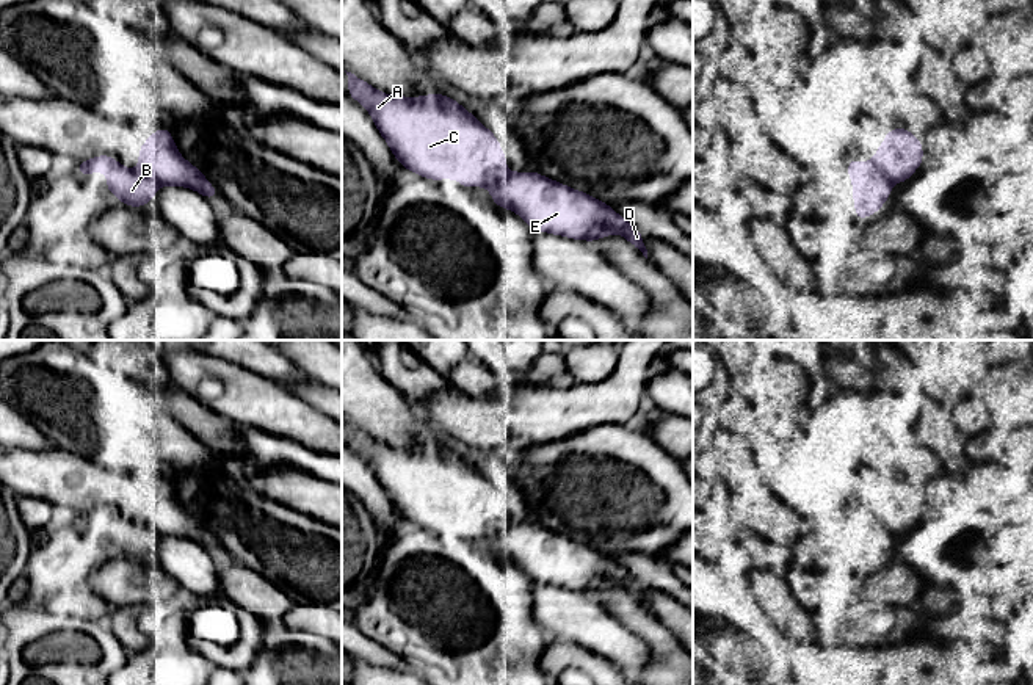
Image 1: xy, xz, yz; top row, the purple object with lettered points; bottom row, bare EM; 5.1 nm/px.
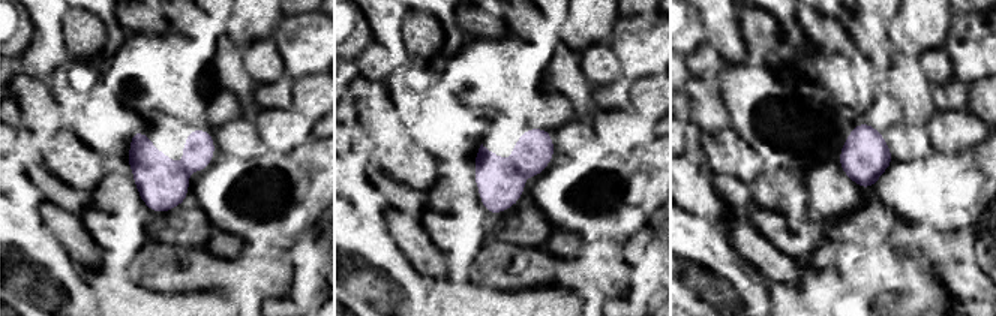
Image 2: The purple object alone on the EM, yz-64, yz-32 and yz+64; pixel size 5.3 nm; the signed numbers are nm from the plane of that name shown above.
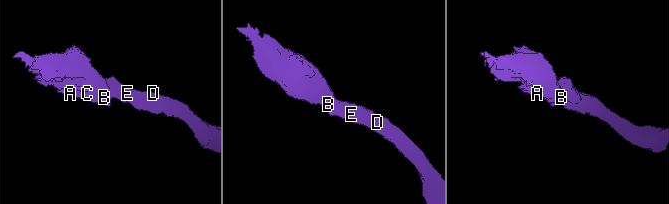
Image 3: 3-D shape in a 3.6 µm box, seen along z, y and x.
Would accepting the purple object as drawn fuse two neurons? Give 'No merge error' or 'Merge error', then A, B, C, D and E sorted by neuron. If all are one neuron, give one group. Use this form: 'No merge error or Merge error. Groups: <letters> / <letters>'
Merge error. Groups: A B C / D E

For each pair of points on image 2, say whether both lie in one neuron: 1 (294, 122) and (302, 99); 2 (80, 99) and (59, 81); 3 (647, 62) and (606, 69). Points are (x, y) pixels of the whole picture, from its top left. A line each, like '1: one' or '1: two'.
1: two
2: one
3: two

